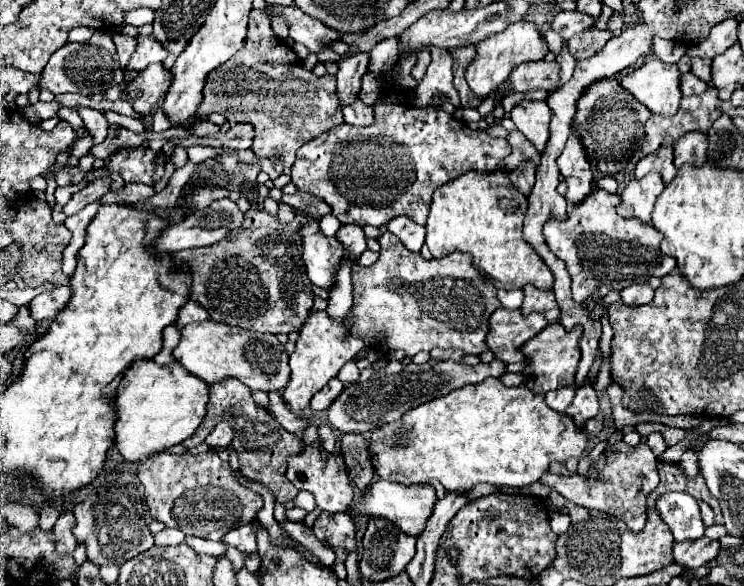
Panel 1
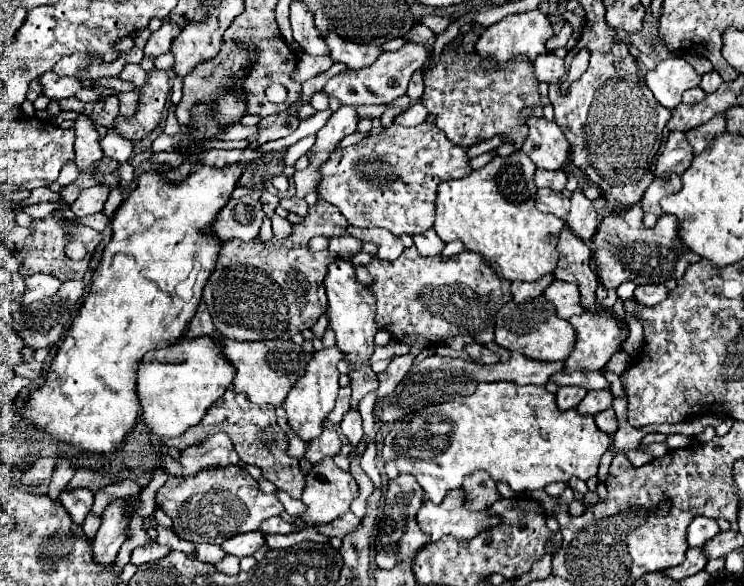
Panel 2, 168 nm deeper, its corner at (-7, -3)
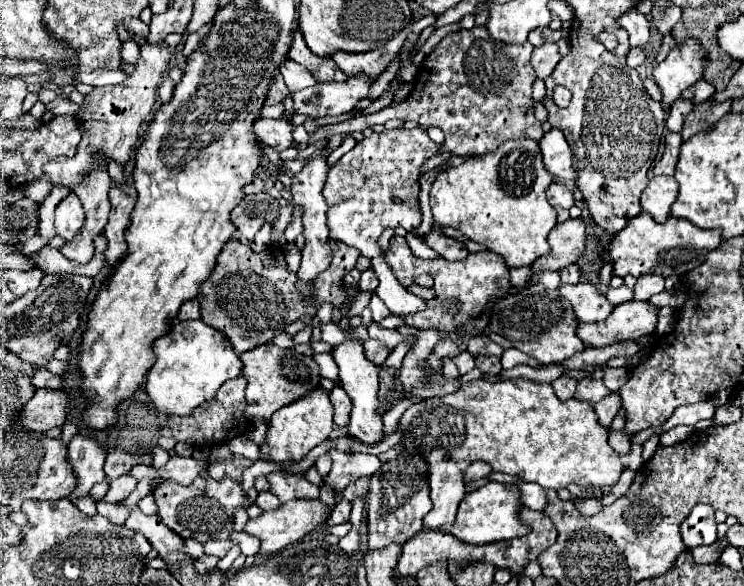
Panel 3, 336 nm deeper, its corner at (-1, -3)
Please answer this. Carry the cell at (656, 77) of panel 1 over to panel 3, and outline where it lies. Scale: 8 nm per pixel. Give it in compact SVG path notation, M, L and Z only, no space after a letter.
M697 39L683 41L673 49L665 61L653 67L653 79L663 95L661 103L669 107L681 97L681 93L703 77L705 53Z

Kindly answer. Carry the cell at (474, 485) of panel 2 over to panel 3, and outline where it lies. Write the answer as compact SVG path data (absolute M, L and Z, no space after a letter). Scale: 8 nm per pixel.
M475 461L475 463L471 463L471 465L467 467L467 471L465 471L465 483L471 483L471 481L477 481L477 479L481 479L481 477L489 475L489 473L491 473L491 467L489 467L487 463L481 463L481 461Z

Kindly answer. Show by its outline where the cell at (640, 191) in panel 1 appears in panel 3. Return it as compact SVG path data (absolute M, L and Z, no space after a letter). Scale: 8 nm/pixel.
M653 177L641 193L641 209L649 213L657 223L665 223L665 219L669 217L669 207L677 199L677 189L679 187L675 177Z

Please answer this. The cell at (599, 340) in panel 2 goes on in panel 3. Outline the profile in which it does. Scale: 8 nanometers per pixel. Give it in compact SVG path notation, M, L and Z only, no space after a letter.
M627 301L617 305L601 323L579 323L577 335L587 347L607 347L619 341L639 339L655 331L657 309L649 303Z

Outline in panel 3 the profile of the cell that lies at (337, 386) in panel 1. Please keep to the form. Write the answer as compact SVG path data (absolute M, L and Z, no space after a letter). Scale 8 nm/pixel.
M335 387L331 391L331 405L335 409L335 417L333 417L335 425L345 427L347 419L349 419L349 411L351 411L351 399L347 397L347 393L341 387Z

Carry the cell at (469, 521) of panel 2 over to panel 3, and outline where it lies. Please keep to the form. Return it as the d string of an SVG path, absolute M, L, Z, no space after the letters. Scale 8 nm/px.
M487 483L481 489L465 493L465 497L459 503L457 517L453 525L445 525L441 531L451 533L453 537L465 541L465 543L491 543L491 541L501 541L501 539L513 539L513 537L523 537L527 535L527 527L523 527L517 521L517 507L521 505L519 501L519 489L513 485L503 485L503 483Z

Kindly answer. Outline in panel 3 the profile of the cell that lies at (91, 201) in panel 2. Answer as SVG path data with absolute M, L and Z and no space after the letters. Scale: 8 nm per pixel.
M69 193L55 209L55 231L65 239L73 239L85 223L85 211L75 193Z

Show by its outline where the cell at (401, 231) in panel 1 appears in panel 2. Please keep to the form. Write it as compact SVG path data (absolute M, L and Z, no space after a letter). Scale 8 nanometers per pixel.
M433 228L425 231L425 233L413 235L413 241L415 241L415 247L419 249L419 253L423 256L439 256L443 247L445 247L445 241L439 239L439 235L435 233Z

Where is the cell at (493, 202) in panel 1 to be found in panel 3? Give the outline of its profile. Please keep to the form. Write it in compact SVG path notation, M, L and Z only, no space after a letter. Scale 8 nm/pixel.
M507 141L497 151L471 157L463 165L451 167L435 179L429 195L433 219L441 227L457 229L467 239L501 255L511 269L513 287L543 285L545 289L557 289L561 285L557 271L539 271L533 275L529 269L535 259L551 253L547 235L557 225L557 213L545 199L545 189L551 181L553 177L545 171L539 157L537 141Z

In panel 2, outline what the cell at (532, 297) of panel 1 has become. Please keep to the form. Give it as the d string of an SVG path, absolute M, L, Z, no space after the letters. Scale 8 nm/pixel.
M553 281L553 285L545 291L545 297L557 307L557 313L563 319L569 319L573 315L585 313L587 309L581 305L581 293L575 283L565 281Z

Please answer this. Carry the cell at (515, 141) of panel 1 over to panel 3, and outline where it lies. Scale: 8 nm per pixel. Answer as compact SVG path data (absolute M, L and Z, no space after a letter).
M553 181L549 187L547 187L547 201L553 205L553 207L563 207L563 209L571 209L575 205L575 199L573 199L573 193L567 189L565 183L561 181Z

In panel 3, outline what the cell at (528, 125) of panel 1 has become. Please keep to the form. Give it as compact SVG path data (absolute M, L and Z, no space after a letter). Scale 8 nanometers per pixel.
M551 129L543 135L543 139L539 141L541 147L541 155L543 155L543 163L545 169L561 181L569 181L575 179L571 163L573 163L573 155L569 149L569 143L565 141L563 133L559 129Z

